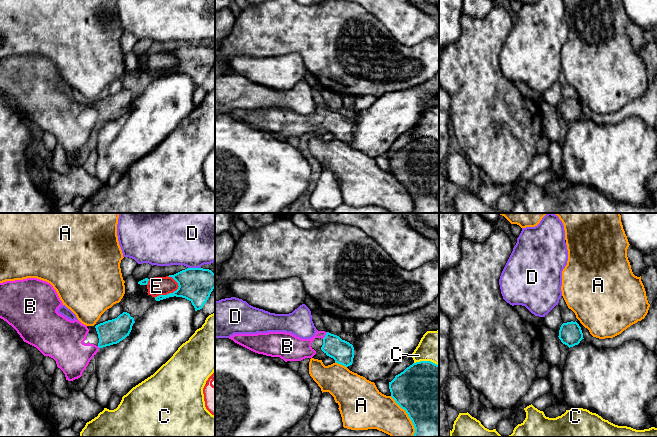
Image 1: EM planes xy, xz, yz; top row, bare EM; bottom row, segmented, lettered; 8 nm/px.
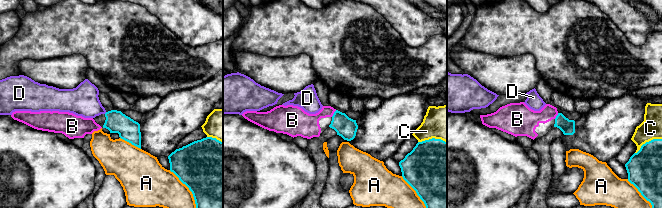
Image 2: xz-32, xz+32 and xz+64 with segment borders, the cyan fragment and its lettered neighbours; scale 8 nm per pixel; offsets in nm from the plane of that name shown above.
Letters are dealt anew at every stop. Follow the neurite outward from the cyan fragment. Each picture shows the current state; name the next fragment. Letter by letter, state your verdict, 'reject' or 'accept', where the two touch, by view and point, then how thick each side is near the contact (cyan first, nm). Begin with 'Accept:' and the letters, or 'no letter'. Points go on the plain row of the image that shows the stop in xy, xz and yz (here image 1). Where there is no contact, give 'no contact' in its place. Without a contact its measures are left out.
Accept: B
A: reject; contact xz (408, 191); calibres 500 and 280 nm
B: accept; contact xz (325, 111); calibres 180 and 180 nm
C: reject; contact xz (426, 137); calibres 480 and 260 nm
D: reject; contact xy (194, 44); calibres 280 and 360 nm
E: reject; contact xy (169, 69); calibres 280 and 150 nm

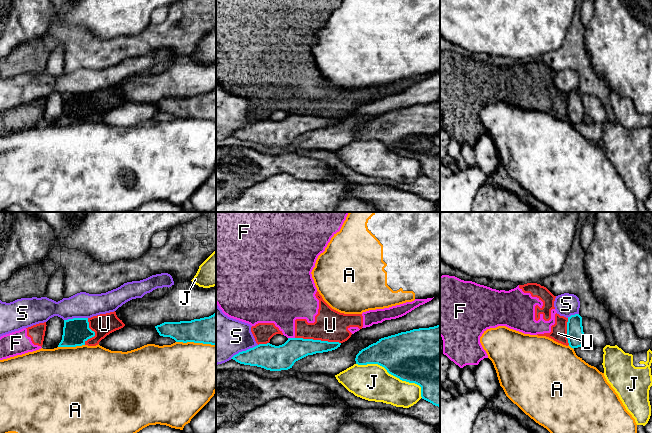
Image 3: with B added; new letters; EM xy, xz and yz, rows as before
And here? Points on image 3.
Accept: no letter
A: reject; contact xy (196, 118); calibres 240 and 480 nm
F: reject; contact xz (291, 114); calibres 200 and 280 nm
J: reject; contact xz (393, 151); calibres 440 and 300 nm
S: reject; contact xz (243, 127); calibres 200 and 400 nm
U: reject; contact xz (318, 116); calibres 190 and 260 nm

